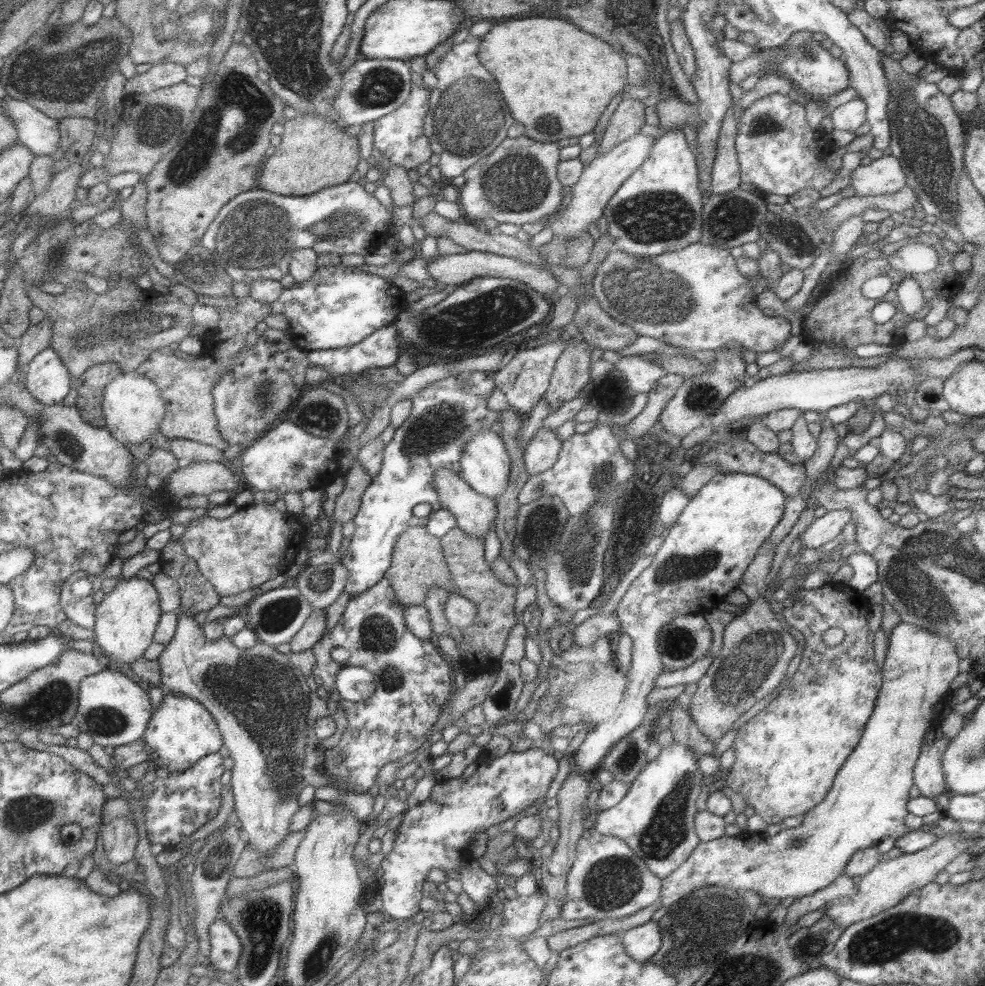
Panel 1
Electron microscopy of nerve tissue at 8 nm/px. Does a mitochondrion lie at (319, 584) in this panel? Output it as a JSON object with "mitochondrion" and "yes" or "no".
{"mitochondrion":"yes"}

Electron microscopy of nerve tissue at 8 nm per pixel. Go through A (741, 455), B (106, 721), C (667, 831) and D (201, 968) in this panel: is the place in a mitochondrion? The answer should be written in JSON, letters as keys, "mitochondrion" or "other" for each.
{"A":"other","B":"mitochondrion","C":"mitochondrion","D":"other"}

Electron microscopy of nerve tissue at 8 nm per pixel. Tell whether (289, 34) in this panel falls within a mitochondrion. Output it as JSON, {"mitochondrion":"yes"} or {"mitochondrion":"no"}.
{"mitochondrion":"yes"}

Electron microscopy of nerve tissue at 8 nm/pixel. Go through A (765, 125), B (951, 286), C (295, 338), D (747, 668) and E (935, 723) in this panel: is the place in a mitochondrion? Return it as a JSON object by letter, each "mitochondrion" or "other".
{"A":"mitochondrion","B":"other","C":"other","D":"mitochondrion","E":"other"}

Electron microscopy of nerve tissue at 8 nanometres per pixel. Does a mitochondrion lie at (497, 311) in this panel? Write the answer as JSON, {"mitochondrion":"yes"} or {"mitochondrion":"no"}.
{"mitochondrion":"yes"}

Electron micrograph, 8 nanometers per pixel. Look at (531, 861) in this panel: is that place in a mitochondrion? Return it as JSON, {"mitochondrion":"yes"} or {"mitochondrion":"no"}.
{"mitochondrion":"no"}

